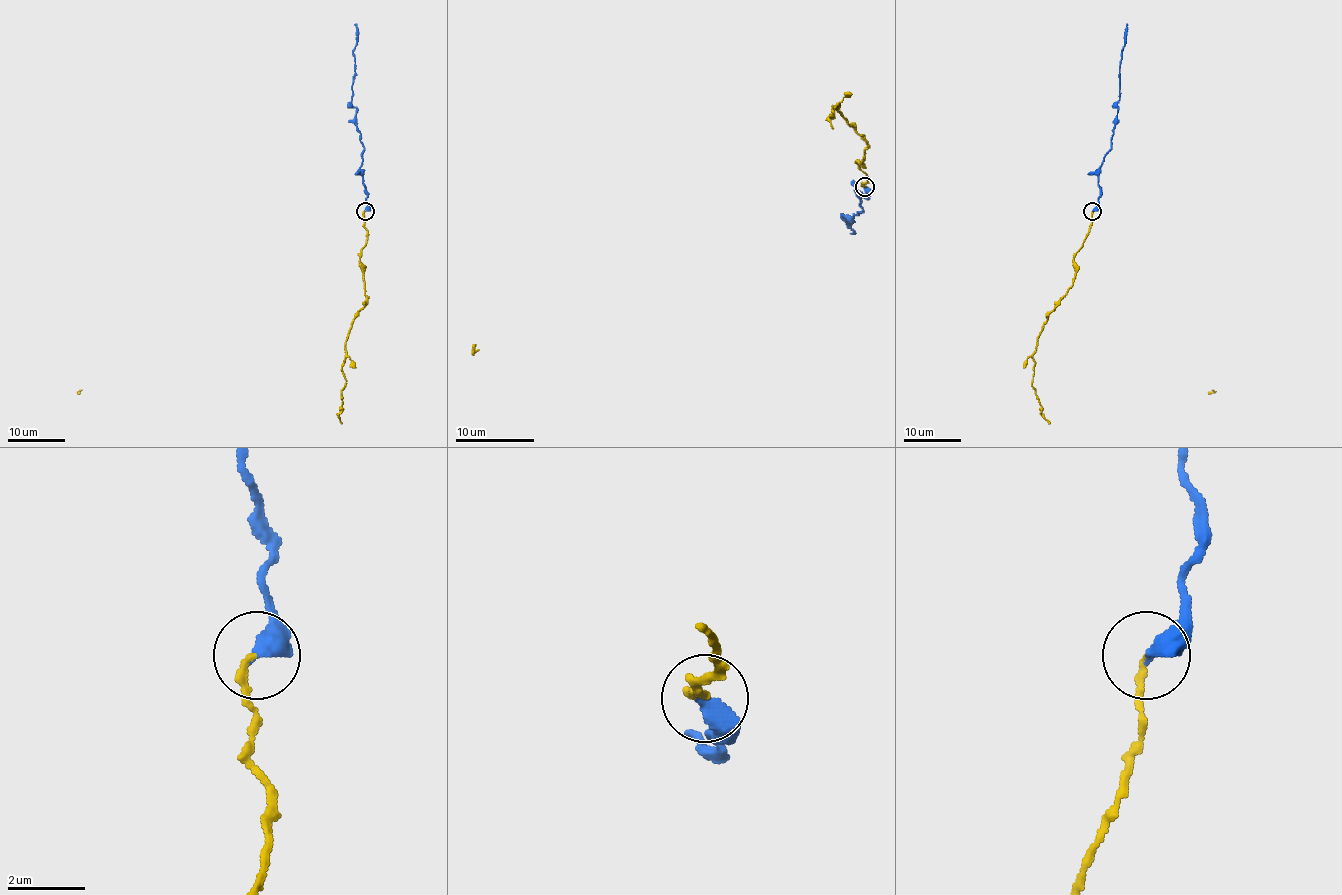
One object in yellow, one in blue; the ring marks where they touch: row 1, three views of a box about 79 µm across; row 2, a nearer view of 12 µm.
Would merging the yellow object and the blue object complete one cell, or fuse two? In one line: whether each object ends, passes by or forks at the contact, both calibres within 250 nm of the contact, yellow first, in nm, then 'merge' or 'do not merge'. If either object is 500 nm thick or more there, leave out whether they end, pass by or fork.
yellow ends there; blue ends there; 160 nm thick on the yellow side, 480 nm on the other; merge

